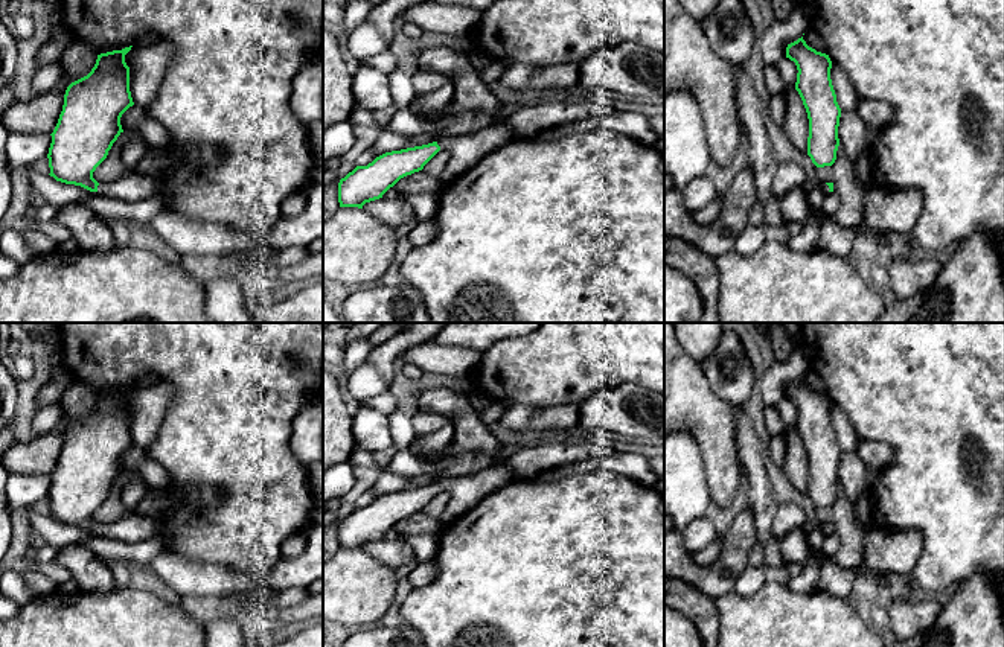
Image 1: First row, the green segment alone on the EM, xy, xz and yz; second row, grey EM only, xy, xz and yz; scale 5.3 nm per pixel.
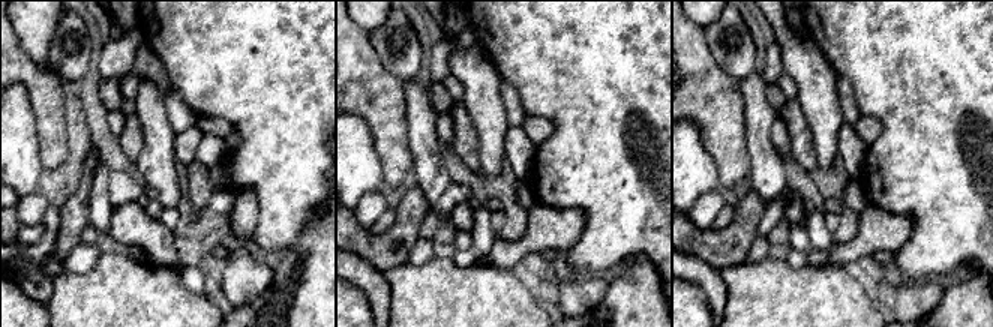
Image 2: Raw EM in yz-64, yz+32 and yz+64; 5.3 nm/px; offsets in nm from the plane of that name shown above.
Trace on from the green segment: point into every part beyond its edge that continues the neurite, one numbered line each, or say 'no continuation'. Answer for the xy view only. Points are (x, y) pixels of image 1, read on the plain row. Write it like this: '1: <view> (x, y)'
1: xy (133, 527)

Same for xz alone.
1: xz (466, 492)

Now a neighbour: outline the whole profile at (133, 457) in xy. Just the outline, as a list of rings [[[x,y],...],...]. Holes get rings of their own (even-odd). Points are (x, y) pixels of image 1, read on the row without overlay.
[[[133,446],[120,458],[122,470],[136,470],[146,458],[149,458],[146,449]]]

